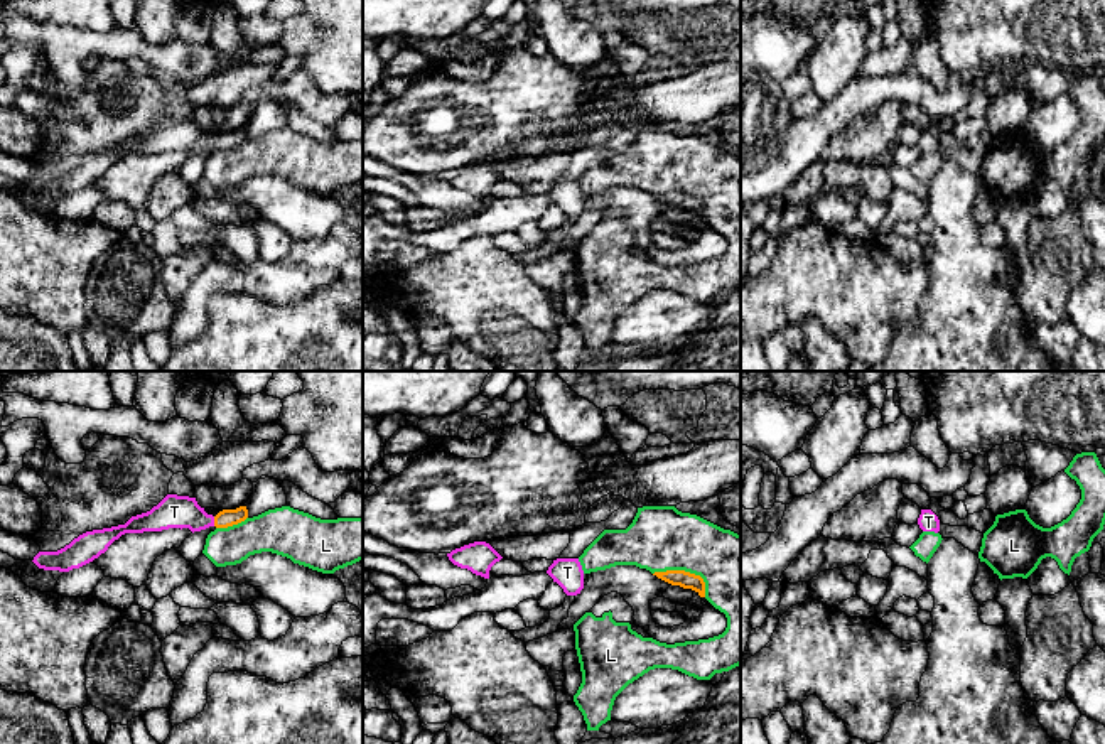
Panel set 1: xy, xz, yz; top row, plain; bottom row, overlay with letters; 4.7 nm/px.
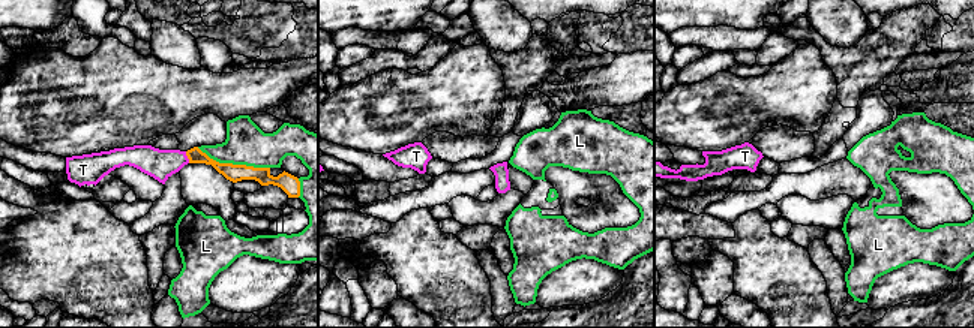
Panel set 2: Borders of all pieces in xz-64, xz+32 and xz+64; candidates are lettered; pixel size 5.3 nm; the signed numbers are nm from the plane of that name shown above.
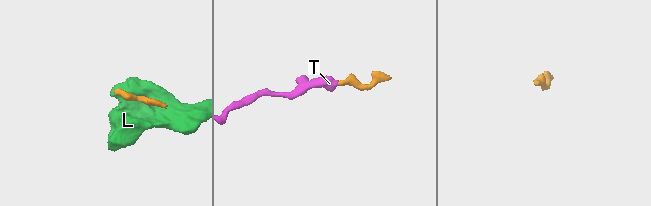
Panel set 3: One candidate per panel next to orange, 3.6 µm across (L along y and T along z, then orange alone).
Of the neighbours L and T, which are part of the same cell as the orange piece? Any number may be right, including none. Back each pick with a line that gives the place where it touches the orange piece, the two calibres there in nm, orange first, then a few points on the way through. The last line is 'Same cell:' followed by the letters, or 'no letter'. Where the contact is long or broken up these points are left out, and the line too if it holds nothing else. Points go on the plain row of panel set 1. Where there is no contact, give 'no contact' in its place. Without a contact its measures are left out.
T: contact xy (215, 144); calibres 90 and 160 nm; way xy (225, 140), (215, 144), (174, 134)
Same cell: T

